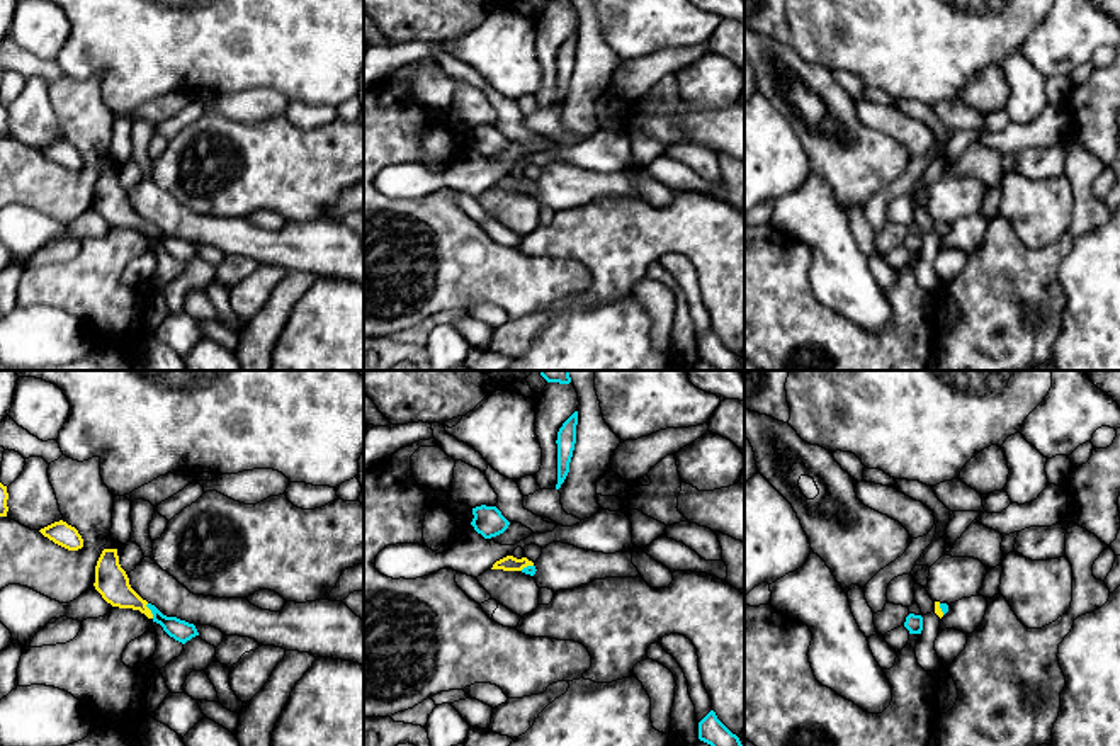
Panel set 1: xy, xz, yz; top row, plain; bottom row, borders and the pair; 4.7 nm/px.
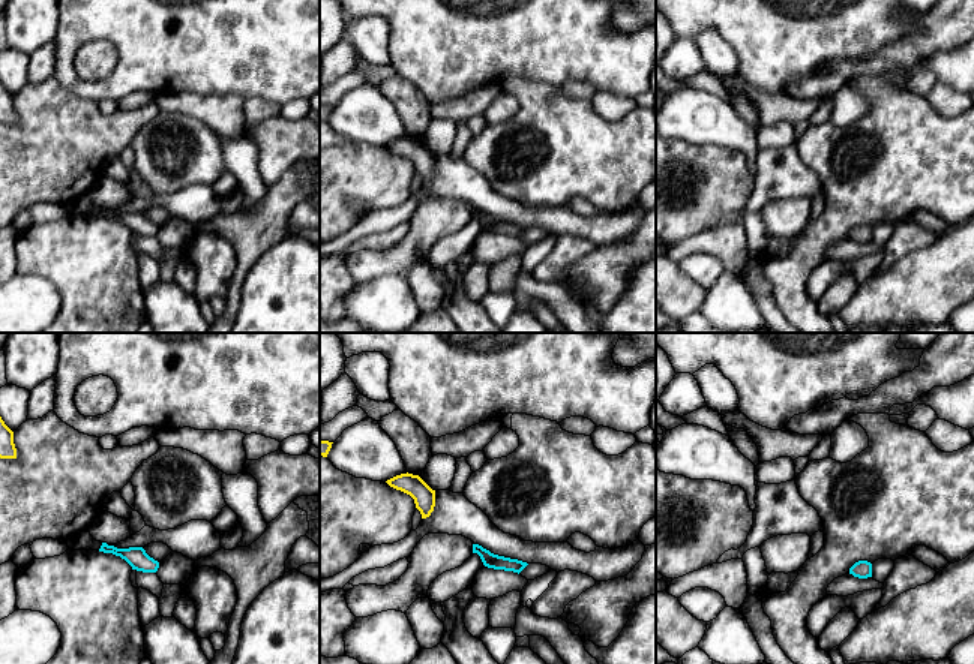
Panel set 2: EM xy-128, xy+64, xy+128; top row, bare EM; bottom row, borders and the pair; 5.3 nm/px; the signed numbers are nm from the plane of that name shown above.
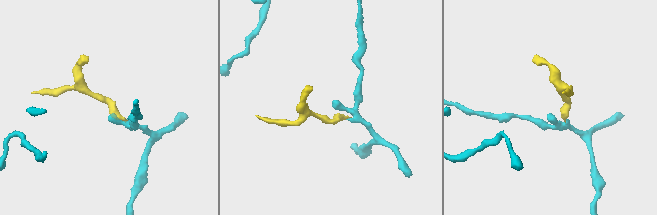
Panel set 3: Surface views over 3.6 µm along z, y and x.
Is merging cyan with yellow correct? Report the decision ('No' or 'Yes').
Yes

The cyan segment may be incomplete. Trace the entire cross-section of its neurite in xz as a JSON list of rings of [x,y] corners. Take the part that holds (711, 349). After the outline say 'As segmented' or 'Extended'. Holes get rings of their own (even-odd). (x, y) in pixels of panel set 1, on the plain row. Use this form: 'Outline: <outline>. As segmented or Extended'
Outline: [[[710,330],[699,342],[699,359],[710,364],[716,370],[741,370],[743,364],[736,353],[733,353]]]. As segmented

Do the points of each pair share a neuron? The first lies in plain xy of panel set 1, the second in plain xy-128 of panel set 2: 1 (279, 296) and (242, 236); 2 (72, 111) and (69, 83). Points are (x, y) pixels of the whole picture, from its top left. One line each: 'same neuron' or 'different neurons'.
1: same neuron
2: different neurons

